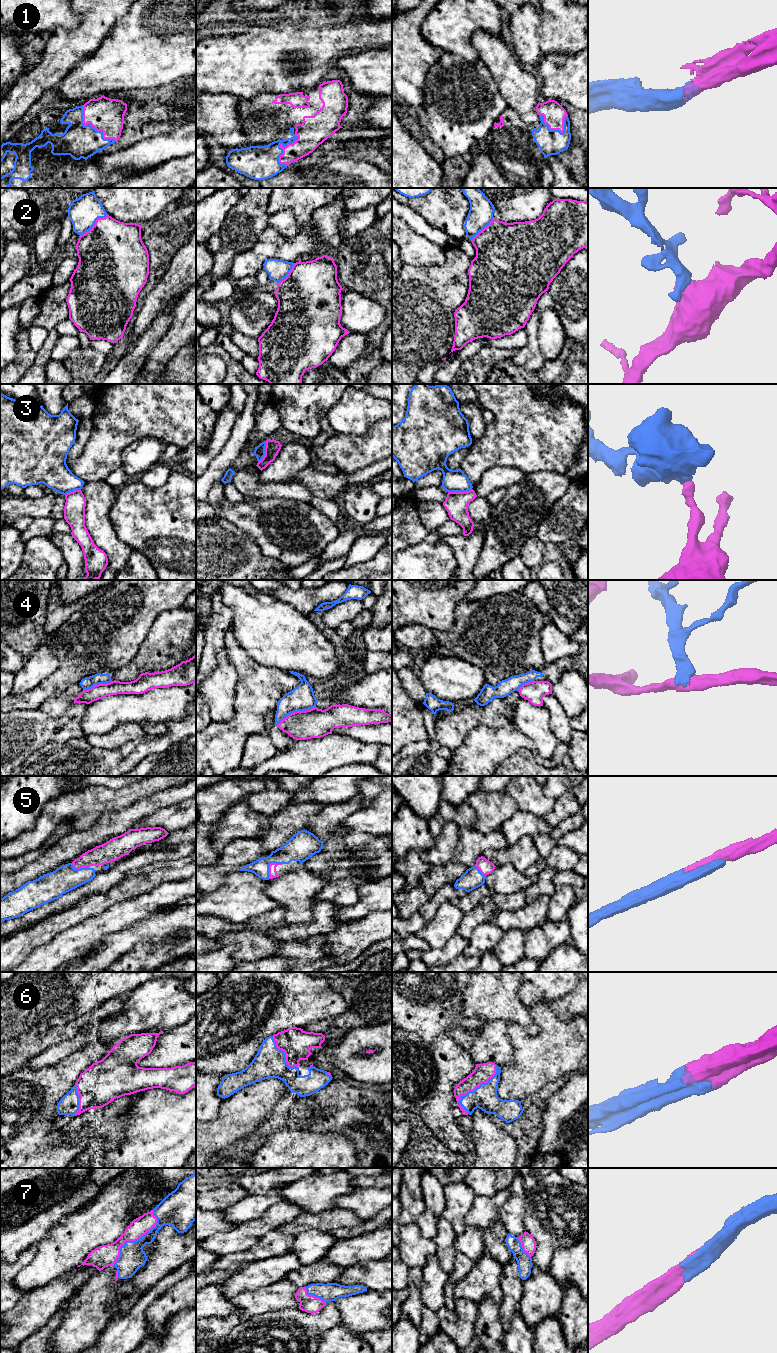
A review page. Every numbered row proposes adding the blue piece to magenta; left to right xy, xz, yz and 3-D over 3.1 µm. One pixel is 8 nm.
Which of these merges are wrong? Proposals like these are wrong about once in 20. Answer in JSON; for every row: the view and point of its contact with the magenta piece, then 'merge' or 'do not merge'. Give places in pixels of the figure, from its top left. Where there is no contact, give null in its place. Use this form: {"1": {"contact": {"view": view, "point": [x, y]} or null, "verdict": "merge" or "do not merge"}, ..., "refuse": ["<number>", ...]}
{"1": {"contact": {"view": "xy", "point": [93, 126]}, "verdict": "merge"}, "2": {"contact": {"view": "xy", "point": [94, 224]}, "verdict": "merge"}, "3": {"contact": {"view": "yz", "point": [459, 492]}, "verdict": "do not merge"}, "4": {"contact": {"view": "xz", "point": [296, 711]}, "verdict": "do not merge"}, "5": {"contact": {"view": "xz", "point": [269, 866]}, "verdict": "merge"}, "6": {"contact": {"view": "yz", "point": [473, 1090]}, "verdict": "merge"}, "7": {"contact": {"view": "xy", "point": [135, 1240]}, "verdict": "merge"}, "refuse": ["3", "4"]}

